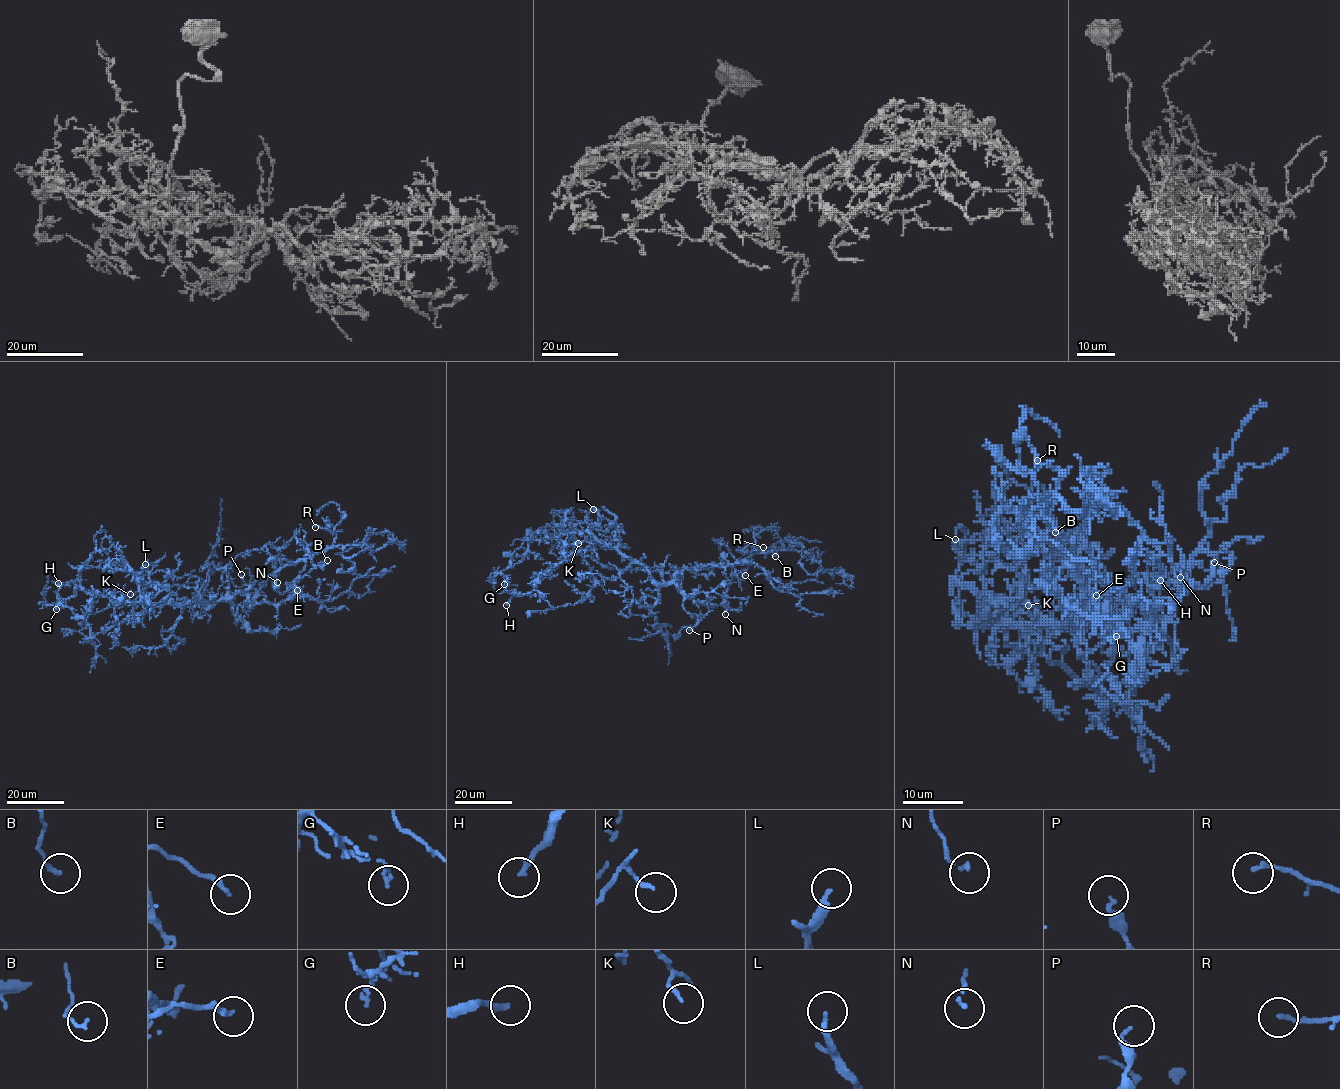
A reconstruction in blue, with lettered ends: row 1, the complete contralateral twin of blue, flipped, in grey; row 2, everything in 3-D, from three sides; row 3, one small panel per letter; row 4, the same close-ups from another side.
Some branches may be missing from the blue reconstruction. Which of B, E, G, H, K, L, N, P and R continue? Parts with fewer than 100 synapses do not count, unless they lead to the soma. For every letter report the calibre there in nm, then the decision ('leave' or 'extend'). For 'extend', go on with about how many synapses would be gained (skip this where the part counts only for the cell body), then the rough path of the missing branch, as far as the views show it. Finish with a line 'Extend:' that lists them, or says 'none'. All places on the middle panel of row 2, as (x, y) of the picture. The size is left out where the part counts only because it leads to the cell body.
B: 130 nm | leave
E: 160 nm | leave
G: 140 nm | leave
H: 200 nm | leave
K: 160 nm | leave
L: 220 nm | extend | (593, 509), (596, 507), (596, 494)
N: 140 nm | leave
P: 170 nm | leave
R: 140 nm | leave
Extend: L

